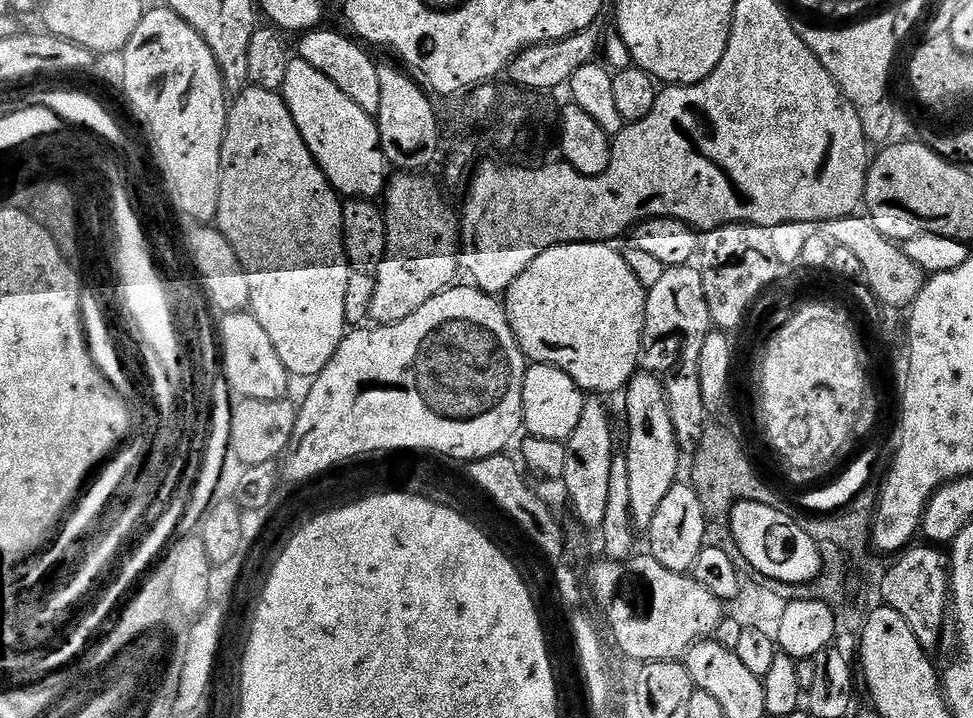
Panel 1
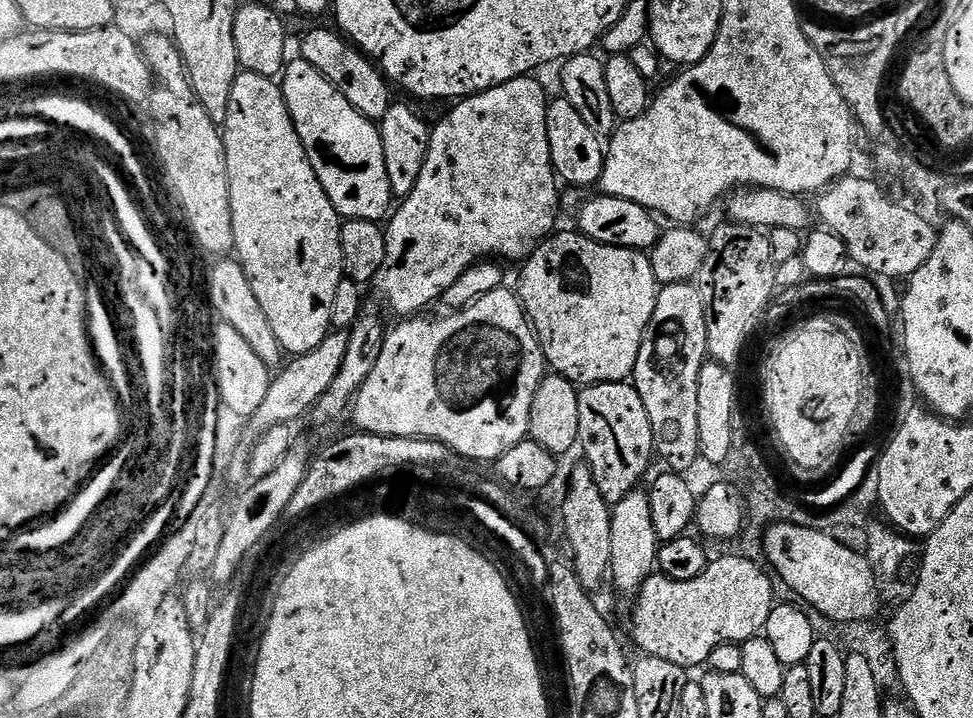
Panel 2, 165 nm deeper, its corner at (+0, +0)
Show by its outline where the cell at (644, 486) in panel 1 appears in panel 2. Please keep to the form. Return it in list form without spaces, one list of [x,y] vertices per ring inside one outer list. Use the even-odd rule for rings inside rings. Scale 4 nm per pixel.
[[[637,490],[626,494],[622,502],[611,505],[610,584],[628,598],[635,597],[649,576],[657,571],[656,555],[660,553],[662,541],[654,530],[654,514],[650,514],[648,497],[647,491]]]

